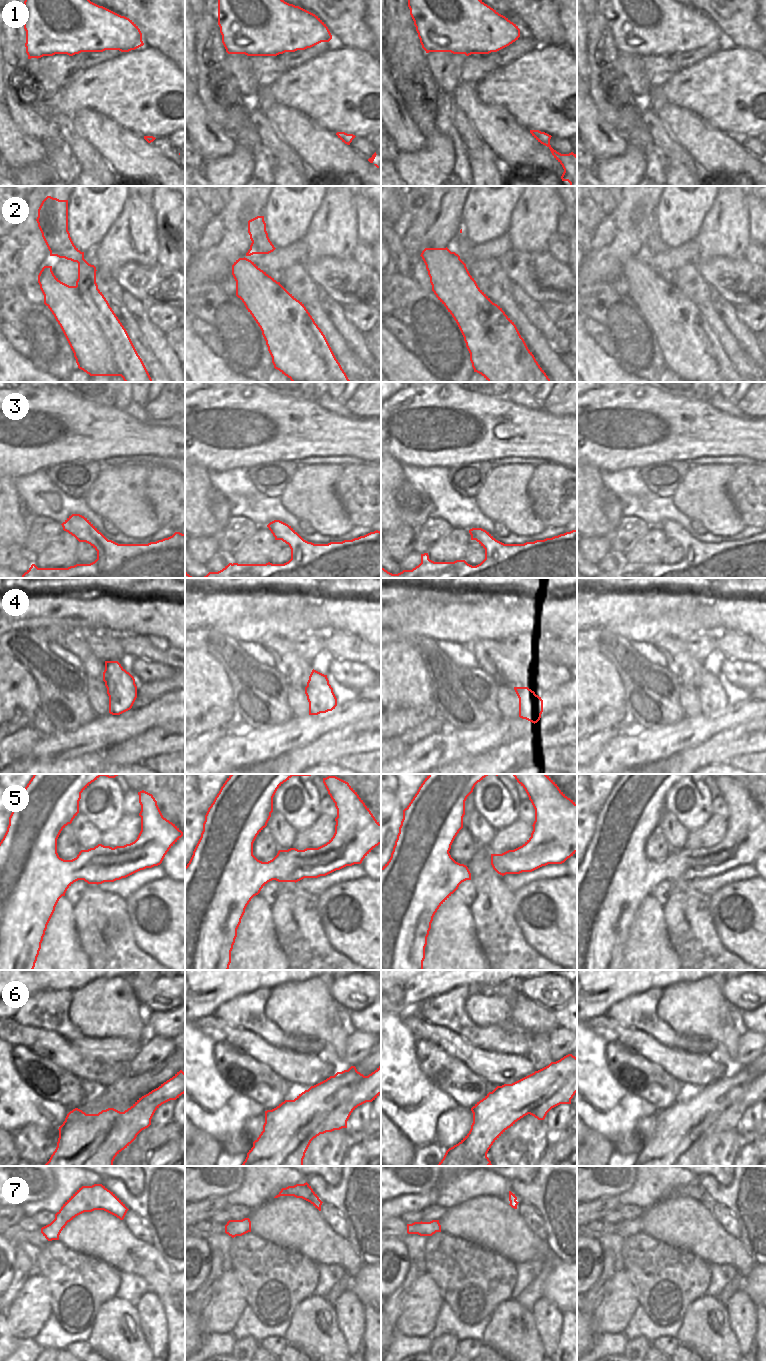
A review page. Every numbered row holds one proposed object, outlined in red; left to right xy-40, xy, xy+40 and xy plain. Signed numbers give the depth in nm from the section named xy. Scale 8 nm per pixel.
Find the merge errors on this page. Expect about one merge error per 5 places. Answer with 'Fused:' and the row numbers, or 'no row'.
Fused: 2

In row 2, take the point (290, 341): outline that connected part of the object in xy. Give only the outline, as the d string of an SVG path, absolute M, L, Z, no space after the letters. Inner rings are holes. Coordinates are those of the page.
M245 257L234 262L232 275L236 281L236 296L260 327L274 368L292 382L319 382L326 371L326 361L316 351L308 319L292 307L286 297L287 290Z

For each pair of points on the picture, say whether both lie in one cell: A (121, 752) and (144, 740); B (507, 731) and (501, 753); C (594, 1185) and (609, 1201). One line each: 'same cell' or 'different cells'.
A: same cell
B: different cells
C: different cells

